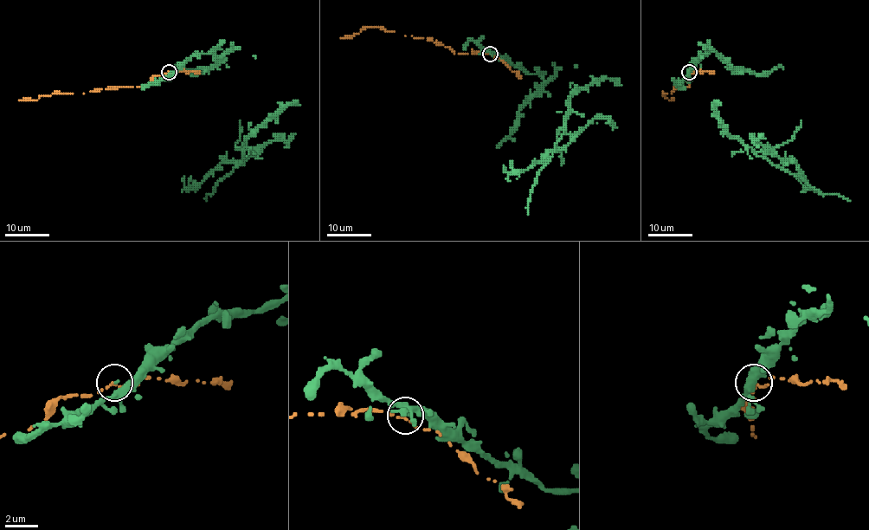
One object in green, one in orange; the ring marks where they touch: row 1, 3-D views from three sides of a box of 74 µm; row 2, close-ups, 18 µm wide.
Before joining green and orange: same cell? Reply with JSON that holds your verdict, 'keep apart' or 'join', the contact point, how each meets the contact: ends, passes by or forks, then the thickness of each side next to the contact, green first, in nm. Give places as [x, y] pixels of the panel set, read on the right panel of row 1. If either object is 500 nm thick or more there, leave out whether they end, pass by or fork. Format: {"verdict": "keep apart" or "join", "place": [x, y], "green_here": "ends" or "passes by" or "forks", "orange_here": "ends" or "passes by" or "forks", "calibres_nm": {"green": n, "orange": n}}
{"verdict": "keep apart", "place": [689, 72], "green_here": "ends", "orange_here": "ends", "calibres_nm": {"green": 170, "orange": 200}}

